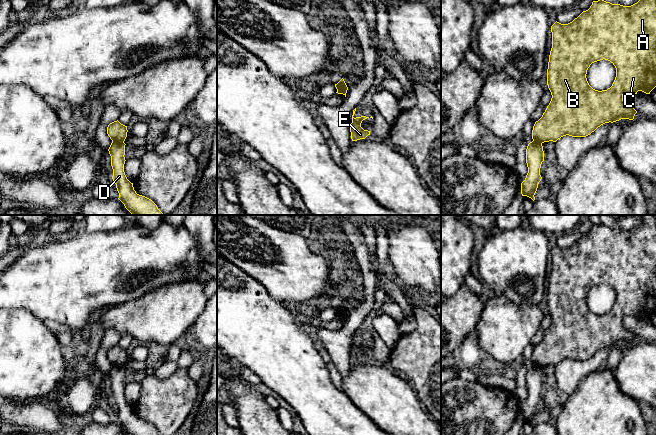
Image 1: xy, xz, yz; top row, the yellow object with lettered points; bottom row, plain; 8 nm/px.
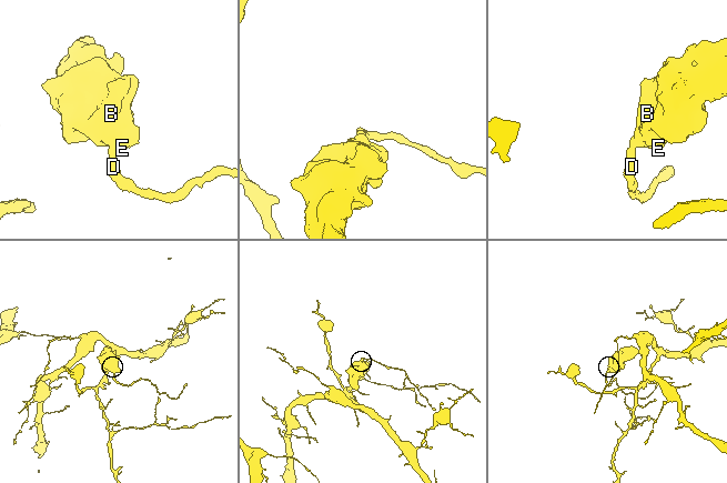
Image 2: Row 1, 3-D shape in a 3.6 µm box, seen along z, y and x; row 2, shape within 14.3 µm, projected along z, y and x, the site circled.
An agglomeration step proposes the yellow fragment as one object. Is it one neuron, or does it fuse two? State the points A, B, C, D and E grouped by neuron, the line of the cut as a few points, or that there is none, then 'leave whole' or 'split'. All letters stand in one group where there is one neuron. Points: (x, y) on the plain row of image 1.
A B C E / D; cut in xy along (112, 365), (123, 366); split

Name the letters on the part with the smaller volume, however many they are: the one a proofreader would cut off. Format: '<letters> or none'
A, B, C, E

